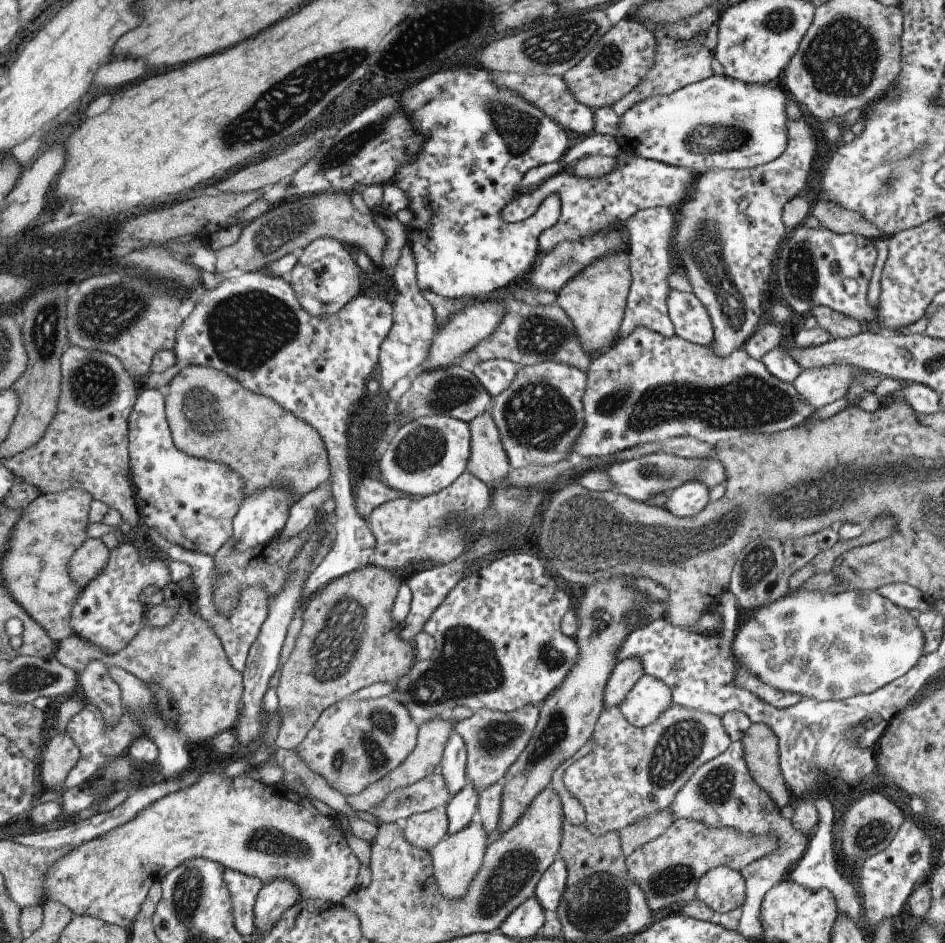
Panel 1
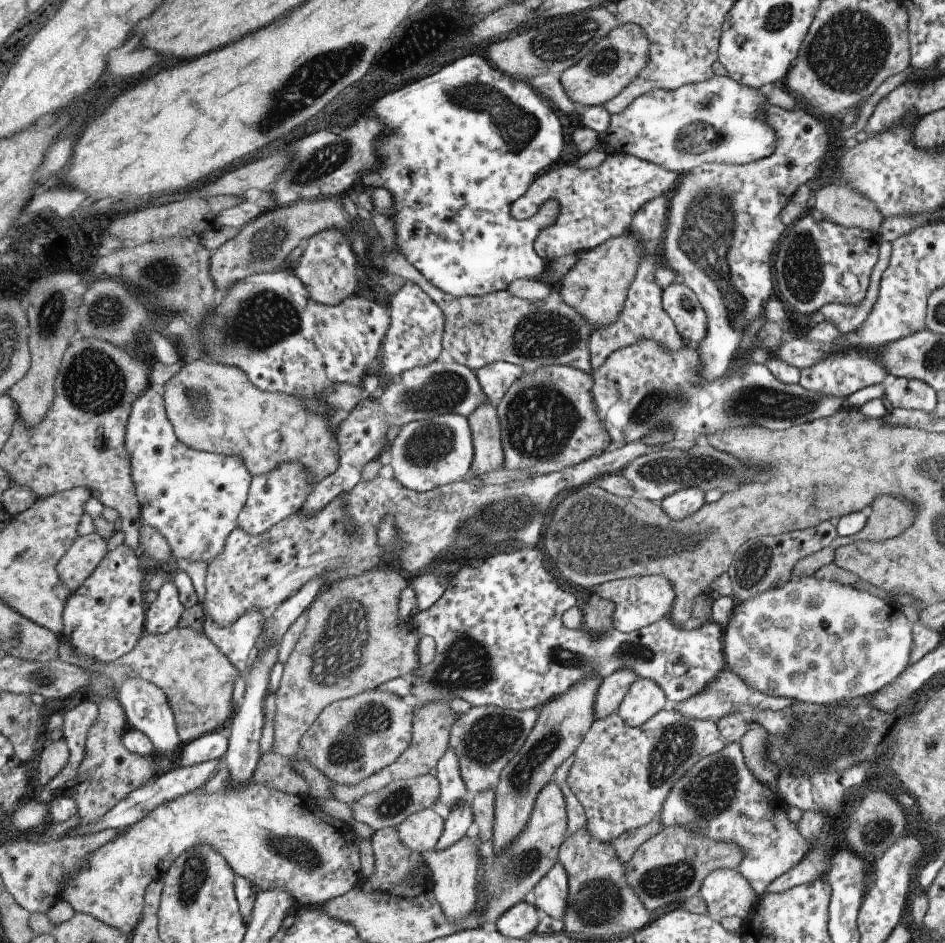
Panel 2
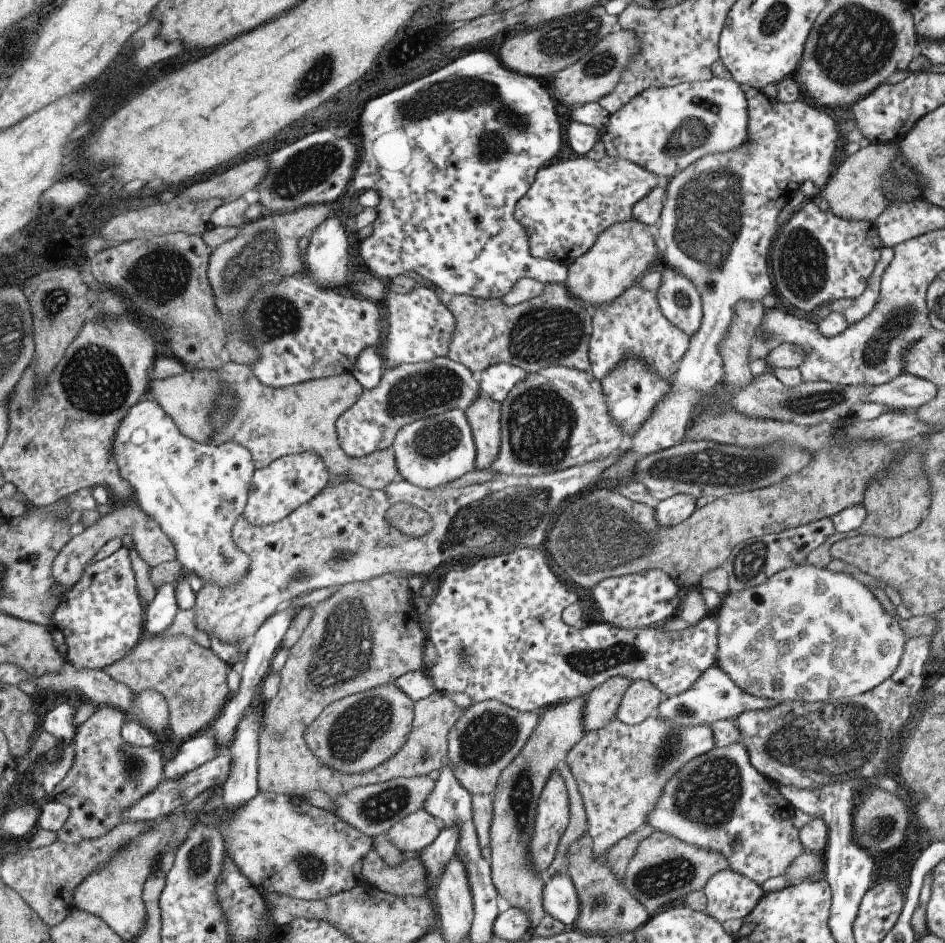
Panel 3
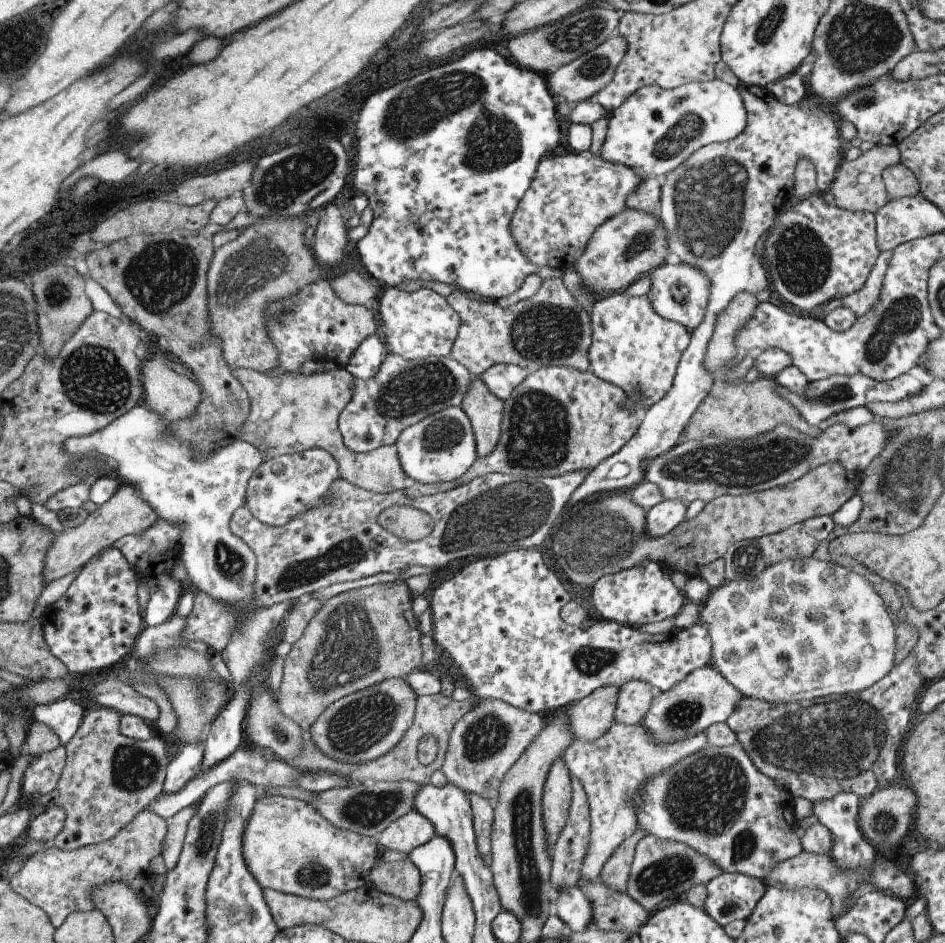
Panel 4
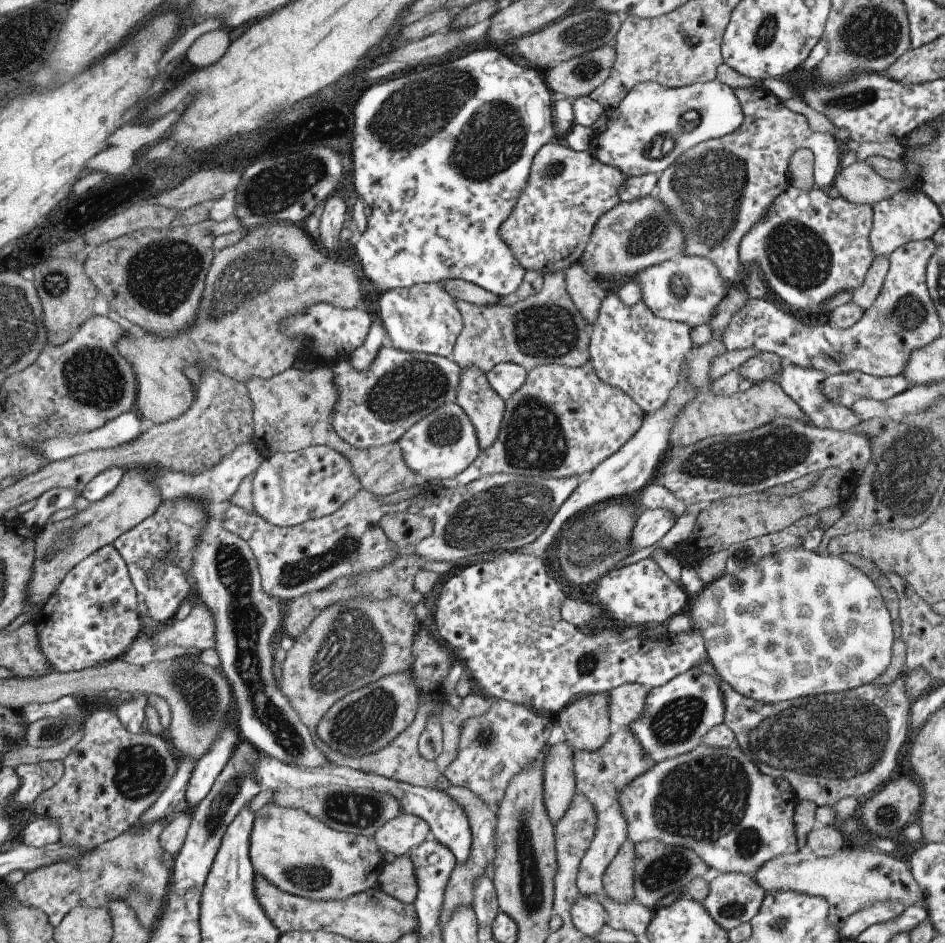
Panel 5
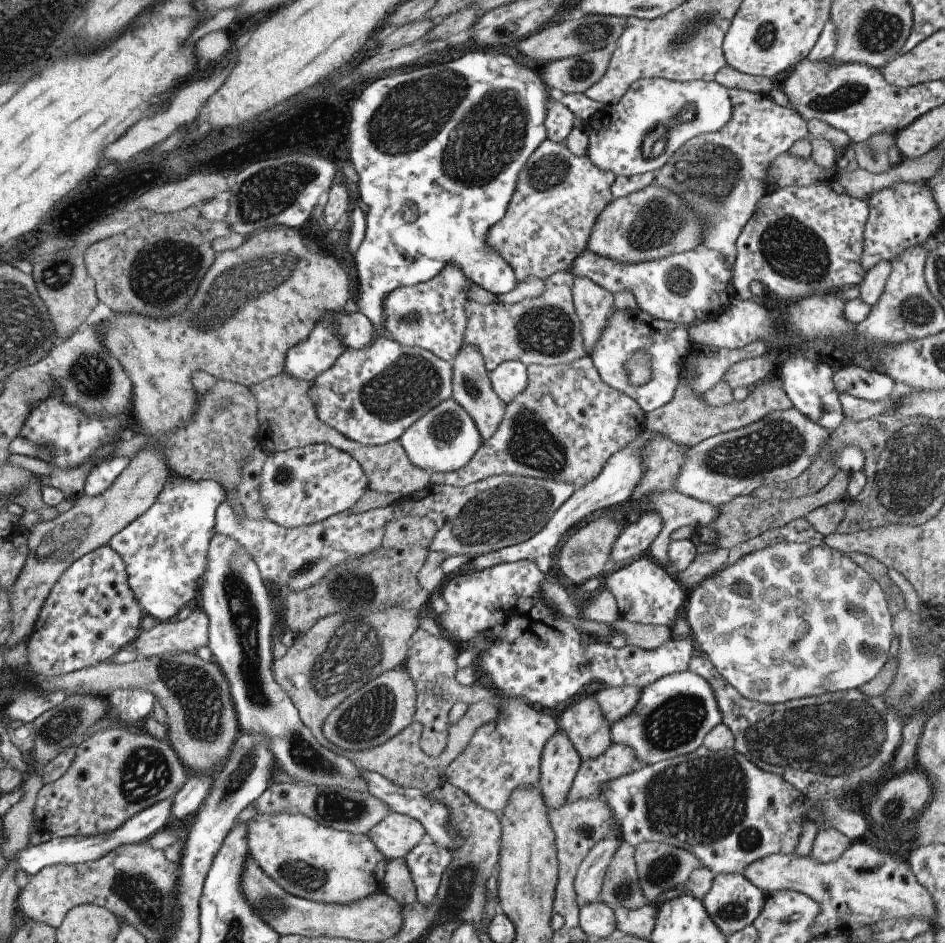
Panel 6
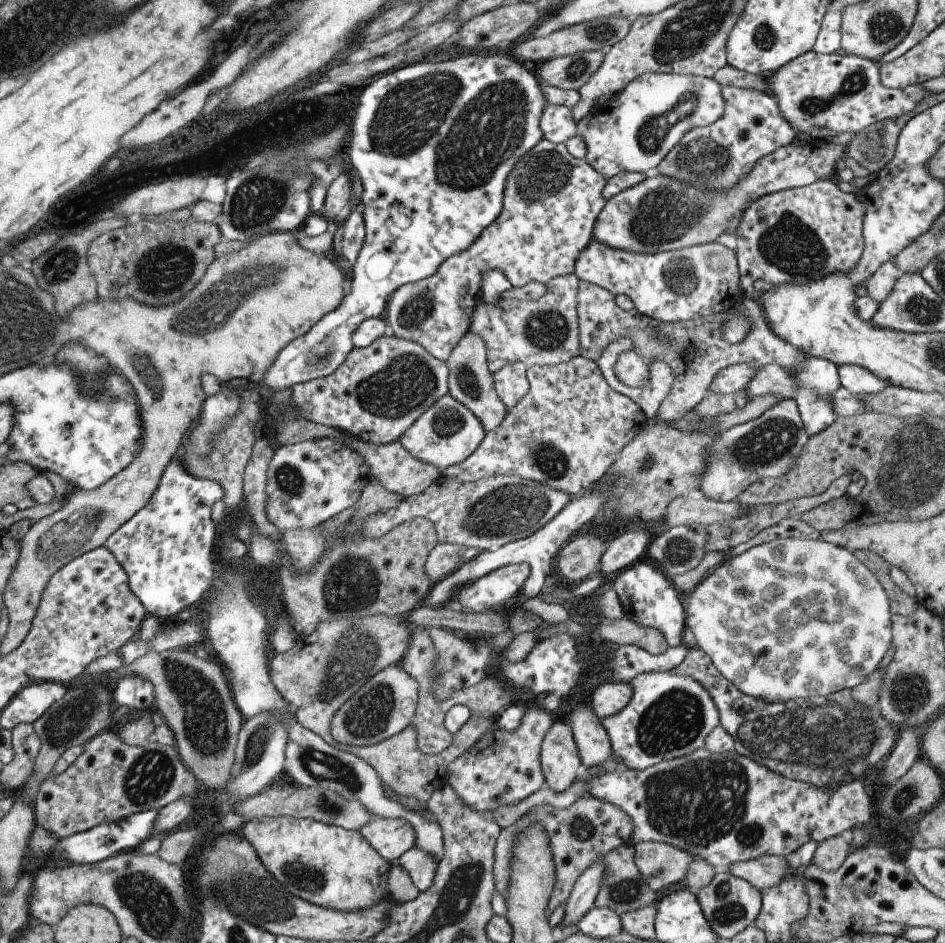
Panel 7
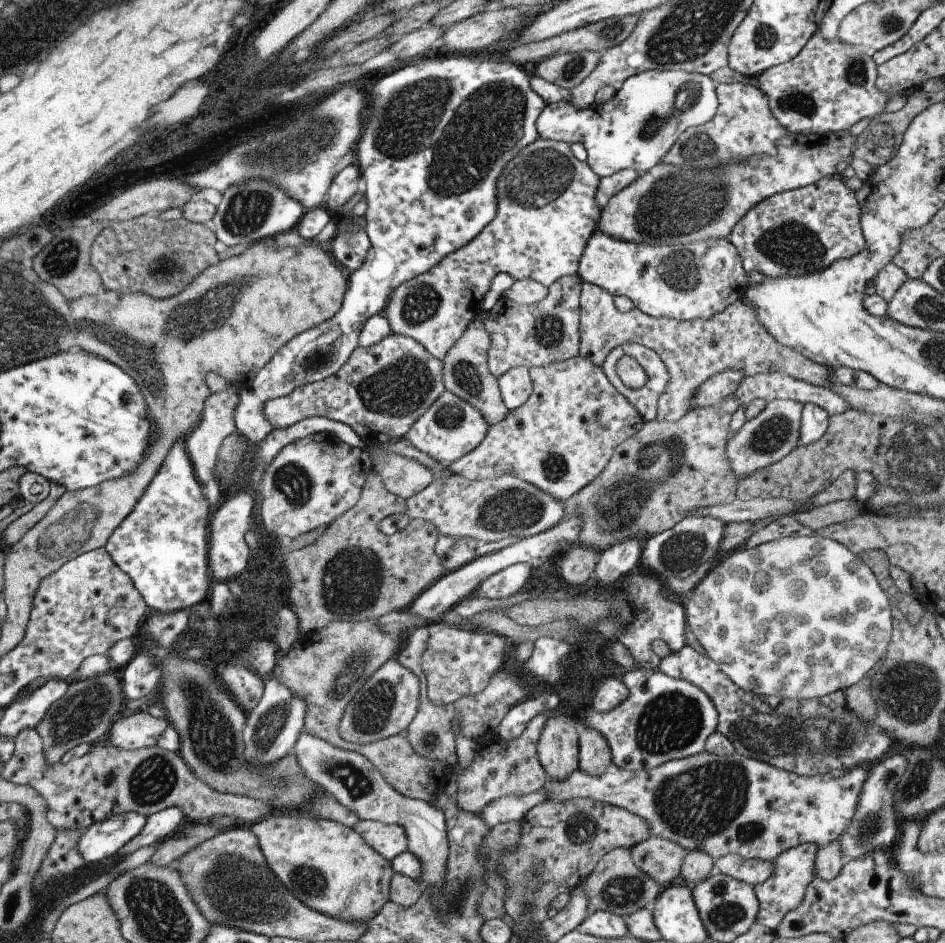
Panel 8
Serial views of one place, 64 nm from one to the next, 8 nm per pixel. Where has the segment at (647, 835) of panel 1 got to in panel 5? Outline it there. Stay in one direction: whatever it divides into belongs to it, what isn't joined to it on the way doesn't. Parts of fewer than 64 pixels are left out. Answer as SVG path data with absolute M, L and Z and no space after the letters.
M626 839L603 876L603 894L614 902L634 902L635 844Z

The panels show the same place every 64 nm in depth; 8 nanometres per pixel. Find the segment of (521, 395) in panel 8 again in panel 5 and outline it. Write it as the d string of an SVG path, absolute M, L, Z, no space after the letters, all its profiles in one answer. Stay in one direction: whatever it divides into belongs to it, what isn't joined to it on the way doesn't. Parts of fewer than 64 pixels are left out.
M514 362L500 363L486 373L490 386L502 400L510 400L526 382L527 370Z

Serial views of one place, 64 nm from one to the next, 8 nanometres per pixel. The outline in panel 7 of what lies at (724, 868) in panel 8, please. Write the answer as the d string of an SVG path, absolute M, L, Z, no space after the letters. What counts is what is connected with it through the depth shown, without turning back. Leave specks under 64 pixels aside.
M764 855L751 861L736 862L727 869L730 873L742 880L747 880L759 891L782 882L788 862L783 856Z

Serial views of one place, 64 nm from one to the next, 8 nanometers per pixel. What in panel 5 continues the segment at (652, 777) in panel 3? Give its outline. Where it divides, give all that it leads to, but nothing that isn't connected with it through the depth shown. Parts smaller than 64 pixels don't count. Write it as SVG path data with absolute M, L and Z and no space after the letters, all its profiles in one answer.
M628 726L612 729L610 738L604 742L600 750L594 750L594 752L574 750L572 760L574 760L576 792L582 792L592 802L598 818L596 836L581 858L576 878L580 894L594 897L603 893L604 873L614 856L618 854L622 843L628 839L628 822L618 802L618 796L622 794L622 790L628 788L628 784L632 784L632 780L636 780L640 774L644 774L658 762L654 762L644 752L642 744L638 742L638 738Z

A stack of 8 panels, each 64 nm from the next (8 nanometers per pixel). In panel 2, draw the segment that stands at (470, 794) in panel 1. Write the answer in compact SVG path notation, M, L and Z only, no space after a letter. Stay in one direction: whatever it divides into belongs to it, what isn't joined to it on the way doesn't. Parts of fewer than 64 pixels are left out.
M471 799L456 805L446 818L442 837L434 849L443 849L456 843L463 835L470 833L474 827L474 818L471 814Z

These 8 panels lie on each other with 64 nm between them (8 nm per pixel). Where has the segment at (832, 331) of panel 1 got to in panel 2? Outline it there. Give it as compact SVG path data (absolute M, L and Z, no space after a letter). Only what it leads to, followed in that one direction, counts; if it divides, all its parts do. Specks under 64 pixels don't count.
M880 238L879 260L876 262L871 274L866 297L862 303L854 307L853 305L842 305L840 303L826 304L819 311L824 315L827 322L834 324L842 335L848 335L858 331L870 315L879 298L879 285L882 274L888 267L891 258L891 242Z

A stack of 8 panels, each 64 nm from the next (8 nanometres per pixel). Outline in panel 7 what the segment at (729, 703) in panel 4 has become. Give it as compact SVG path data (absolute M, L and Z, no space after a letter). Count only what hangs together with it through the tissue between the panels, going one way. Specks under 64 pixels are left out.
M648 672L636 676L632 682L632 700L614 716L600 718L612 745L612 754L622 760L623 768L646 770L662 761L683 757L704 747L706 737L720 724L719 712L704 686L690 676L672 672Z

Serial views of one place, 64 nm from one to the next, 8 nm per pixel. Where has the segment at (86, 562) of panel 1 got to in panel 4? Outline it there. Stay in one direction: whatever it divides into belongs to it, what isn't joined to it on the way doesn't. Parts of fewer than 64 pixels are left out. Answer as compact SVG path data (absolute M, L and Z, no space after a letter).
M120 484L117 492L102 507L92 512L85 522L57 534L55 544L49 549L45 559L45 586L53 580L64 578L76 572L83 564L106 547L112 547L123 537L142 537L155 523L157 515L143 502L133 485Z

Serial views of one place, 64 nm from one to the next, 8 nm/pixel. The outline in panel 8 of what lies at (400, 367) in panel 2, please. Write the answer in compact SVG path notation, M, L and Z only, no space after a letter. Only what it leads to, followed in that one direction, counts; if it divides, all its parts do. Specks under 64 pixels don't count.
M536 138L514 156L496 182L496 216L472 241L444 256L430 272L420 274L394 289L382 314L387 318L393 334L400 334L418 341L432 356L440 359L462 336L476 318L494 276L508 274L514 281L534 279L549 287L563 276L578 274L578 264L588 240L601 217L596 204L596 190L601 180L587 162L576 158L566 142Z

